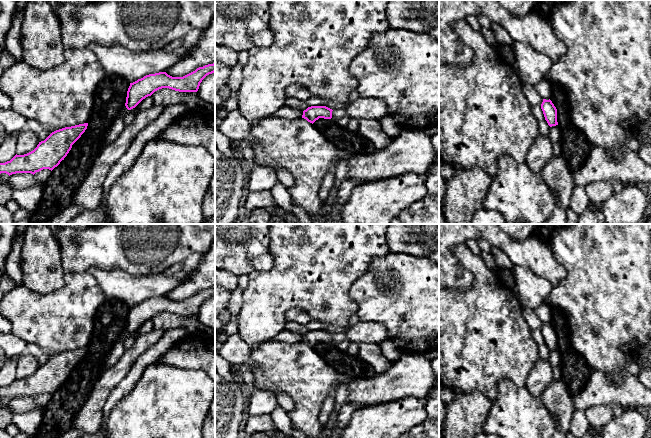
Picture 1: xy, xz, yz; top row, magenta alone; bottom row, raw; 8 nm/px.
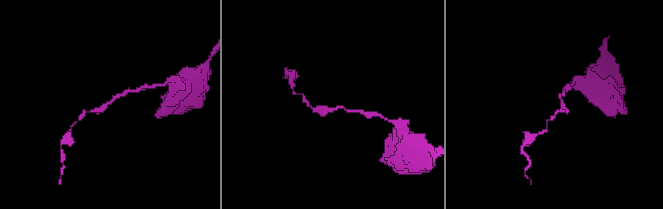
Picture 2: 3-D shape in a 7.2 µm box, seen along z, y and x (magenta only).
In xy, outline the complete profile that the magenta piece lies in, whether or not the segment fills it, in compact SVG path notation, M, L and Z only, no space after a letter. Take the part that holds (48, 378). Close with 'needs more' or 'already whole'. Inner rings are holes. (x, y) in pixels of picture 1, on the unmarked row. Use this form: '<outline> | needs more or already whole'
M88 347L65 351L52 356L37 371L24 379L15 379L10 385L0 387L0 398L35 398L43 393L53 394L67 380L72 369L87 353Z | already whole

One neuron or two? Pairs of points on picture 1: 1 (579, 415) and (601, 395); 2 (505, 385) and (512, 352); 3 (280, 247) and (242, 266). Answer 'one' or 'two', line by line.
1: two
2: two
3: two

